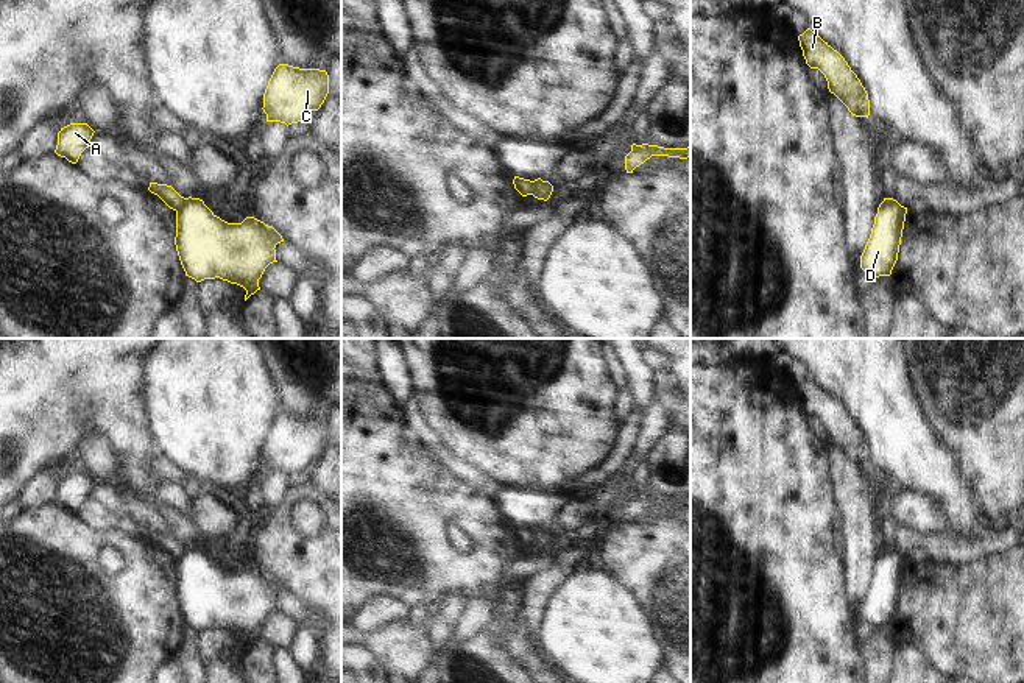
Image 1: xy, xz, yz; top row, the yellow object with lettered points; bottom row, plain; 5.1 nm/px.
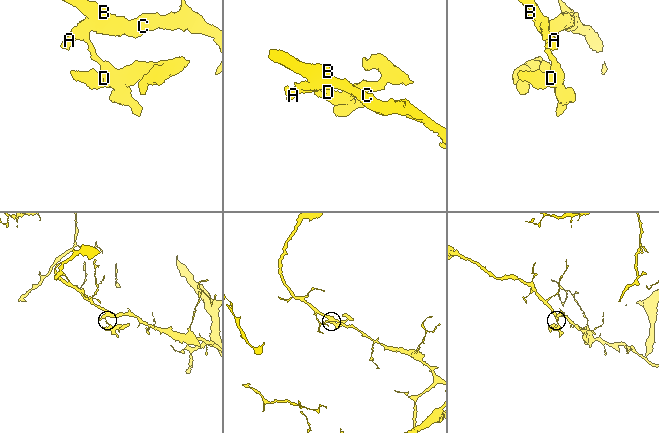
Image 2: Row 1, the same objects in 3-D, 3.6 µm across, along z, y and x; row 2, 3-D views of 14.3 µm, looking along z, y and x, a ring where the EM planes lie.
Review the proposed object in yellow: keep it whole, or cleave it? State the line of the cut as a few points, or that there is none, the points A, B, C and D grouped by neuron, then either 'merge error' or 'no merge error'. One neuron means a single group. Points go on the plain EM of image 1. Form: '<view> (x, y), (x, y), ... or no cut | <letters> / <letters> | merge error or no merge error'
xz (533, 530), (530, 543) | A B C / D | merge error

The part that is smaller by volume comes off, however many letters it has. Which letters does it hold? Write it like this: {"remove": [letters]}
{"remove": ["D"]}

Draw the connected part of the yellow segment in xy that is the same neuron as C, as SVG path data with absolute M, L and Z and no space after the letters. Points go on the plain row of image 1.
M279 413L263 443L267 471L287 476L318 460L329 443L329 424L320 418L299 418Z

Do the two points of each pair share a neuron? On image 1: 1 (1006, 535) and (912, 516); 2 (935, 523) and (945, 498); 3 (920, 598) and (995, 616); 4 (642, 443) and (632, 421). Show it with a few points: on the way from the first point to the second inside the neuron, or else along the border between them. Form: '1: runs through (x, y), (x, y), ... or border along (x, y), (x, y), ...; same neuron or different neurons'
1: border along (911, 527), (920, 532), (946, 530); different neurons
2: border along (909, 490), (928, 496), (942, 512), (948, 529); different neurons
3: runs through (939, 605), (956, 616), (976, 616); same neuron
4: border along (642, 412), (633, 448); different neurons

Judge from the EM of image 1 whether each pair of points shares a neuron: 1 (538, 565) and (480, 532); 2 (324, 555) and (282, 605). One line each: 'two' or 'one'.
1: two
2: two

